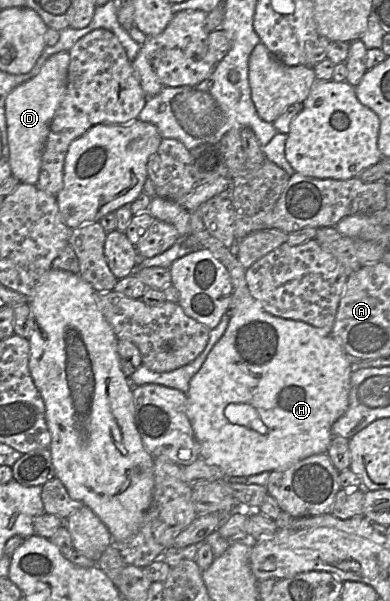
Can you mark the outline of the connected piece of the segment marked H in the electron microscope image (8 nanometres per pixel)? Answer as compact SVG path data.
M157 195L151 198L147 211L153 216L154 220L158 219L174 225L181 237L195 238L197 247L201 246L208 249L226 267L232 280L233 298L236 299L235 312L230 317L228 327L223 336L213 346L200 369L191 378L189 389L186 394L186 413L200 445L200 458L204 459L204 461L209 464L219 467L226 477L249 477L262 472L282 471L310 456L323 453L326 454L333 439L332 426L346 412L349 405L350 380L352 370L354 369L348 355L345 353L340 343L332 334L322 333L318 328L306 322L277 317L266 312L262 305L250 294L245 276L246 269L232 253L232 248L229 249L225 247L218 239L210 235L206 229L192 233L190 212L178 202L164 199Z

